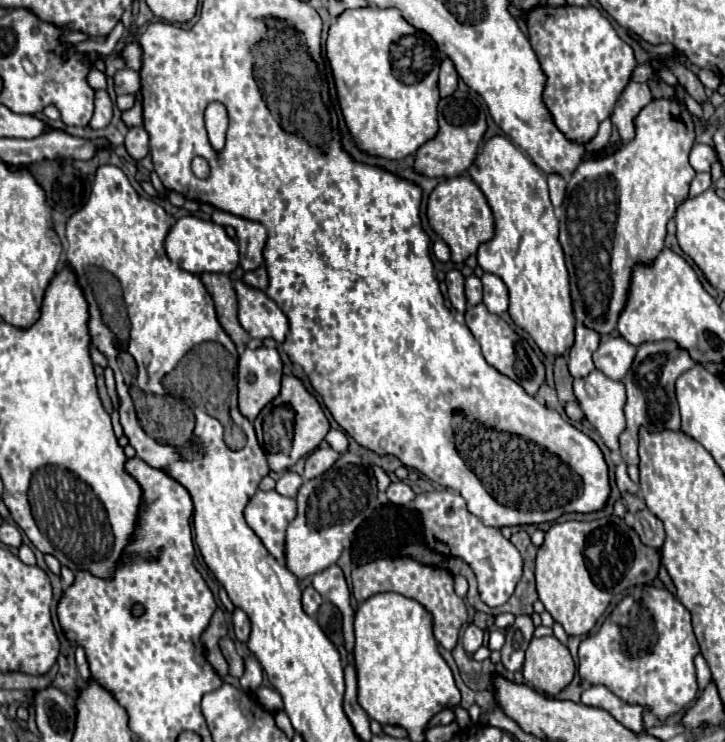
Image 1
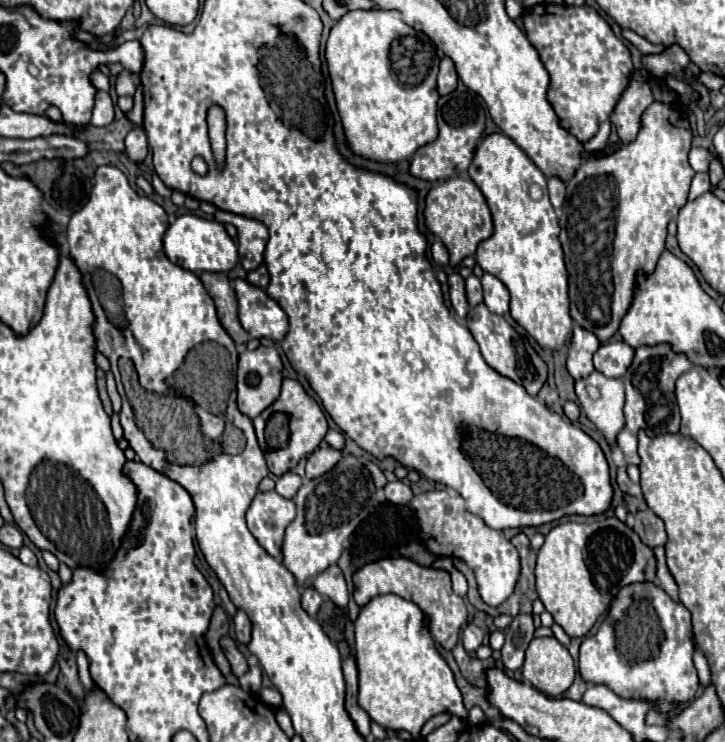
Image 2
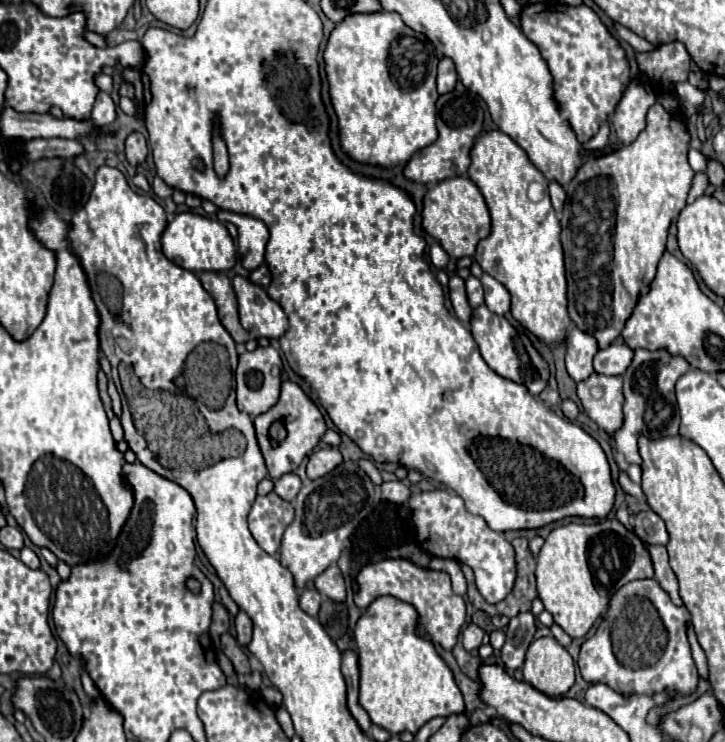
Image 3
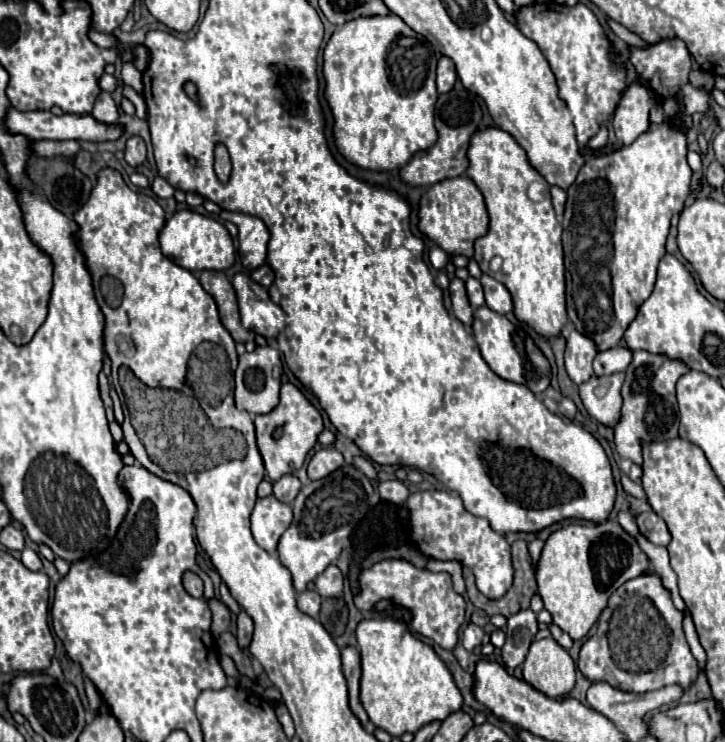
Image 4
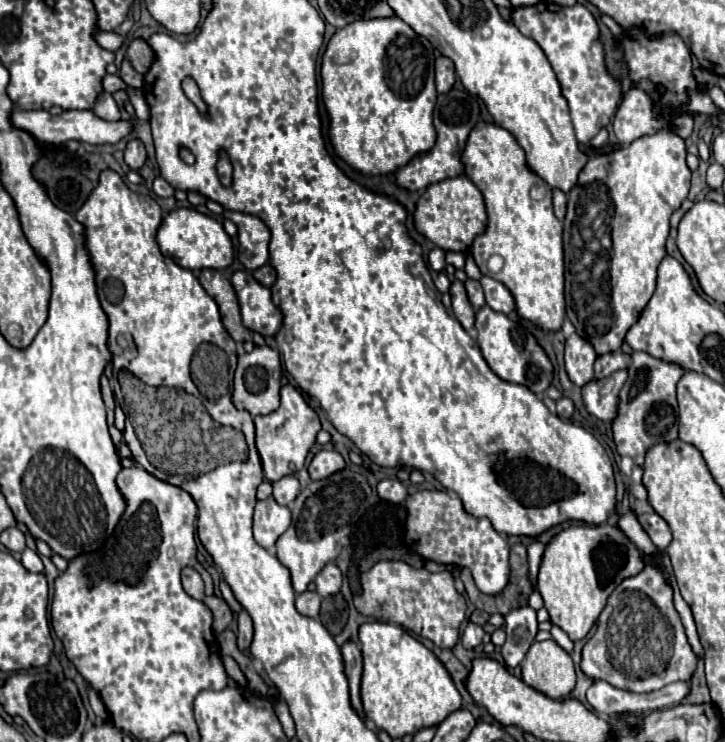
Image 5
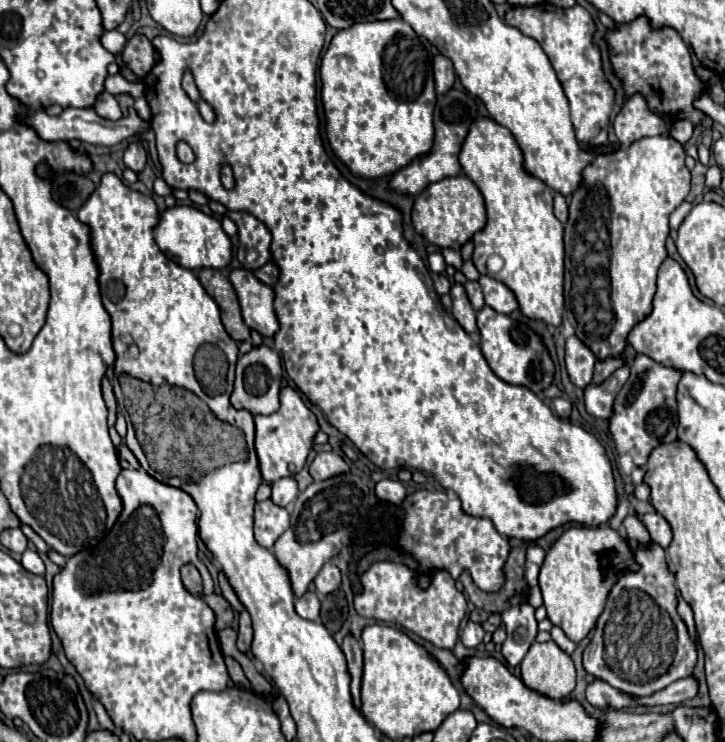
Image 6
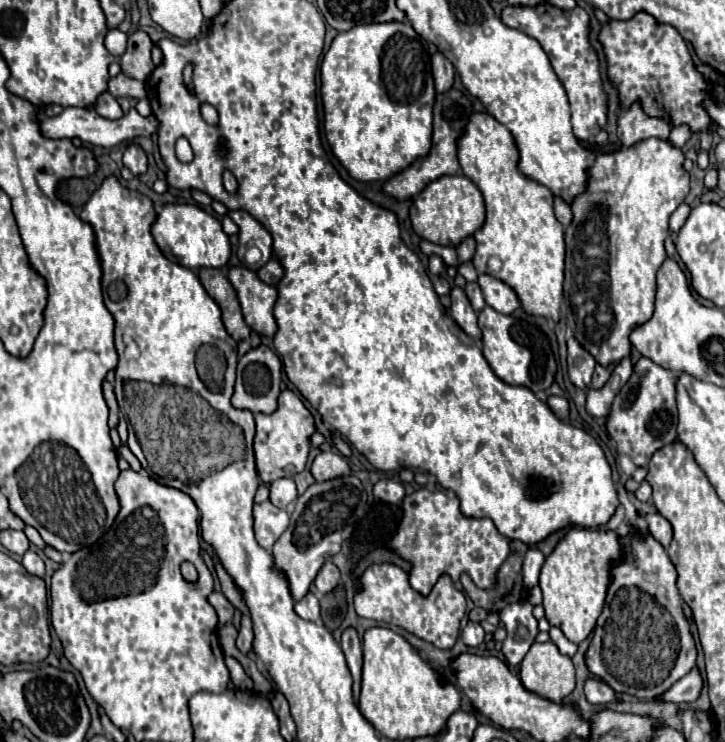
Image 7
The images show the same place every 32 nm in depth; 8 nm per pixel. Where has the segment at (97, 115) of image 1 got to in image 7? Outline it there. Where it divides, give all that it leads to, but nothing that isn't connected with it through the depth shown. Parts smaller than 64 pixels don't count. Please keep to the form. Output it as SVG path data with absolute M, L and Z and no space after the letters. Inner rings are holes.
M108 92L100 94L100 98L96 100L94 104L94 110L102 116L102 118L108 118L108 120L118 120L122 116L122 108L120 104L116 102L116 98Z

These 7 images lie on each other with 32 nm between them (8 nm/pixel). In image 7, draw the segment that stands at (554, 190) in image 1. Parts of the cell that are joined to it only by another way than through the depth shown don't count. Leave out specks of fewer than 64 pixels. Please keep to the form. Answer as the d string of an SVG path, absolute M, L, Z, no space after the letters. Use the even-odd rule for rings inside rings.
M554 198L554 212L556 212L556 218L558 218L558 222L560 224L564 224L564 226L568 226L570 224L570 220L572 220L572 212L570 212L570 206L562 200L562 198Z

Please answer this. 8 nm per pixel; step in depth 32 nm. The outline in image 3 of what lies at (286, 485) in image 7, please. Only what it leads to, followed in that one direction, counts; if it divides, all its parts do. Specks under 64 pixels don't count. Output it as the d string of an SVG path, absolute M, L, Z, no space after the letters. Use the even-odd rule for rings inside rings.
M284 474L282 478L278 478L276 482L274 482L274 492L280 496L280 498L284 498L284 500L288 500L288 502L292 502L294 498L296 498L296 494L298 494L298 490L300 490L300 486L302 486L302 482L300 482L300 478L296 476L296 474Z

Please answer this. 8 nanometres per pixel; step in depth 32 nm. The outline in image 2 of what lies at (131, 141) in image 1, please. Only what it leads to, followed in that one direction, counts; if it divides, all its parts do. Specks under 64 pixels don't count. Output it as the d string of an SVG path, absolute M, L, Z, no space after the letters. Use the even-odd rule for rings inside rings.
M134 128L126 136L126 154L134 162L142 162L148 154L148 138L142 128Z

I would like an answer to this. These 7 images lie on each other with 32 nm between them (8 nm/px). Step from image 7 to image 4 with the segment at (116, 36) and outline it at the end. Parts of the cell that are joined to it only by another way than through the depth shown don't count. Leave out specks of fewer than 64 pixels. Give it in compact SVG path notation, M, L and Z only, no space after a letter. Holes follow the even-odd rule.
M96 30L88 32L88 38L90 38L96 46L100 46L100 48L112 48L112 46L116 46L116 38L114 38L114 36L102 34L102 32L96 32Z

